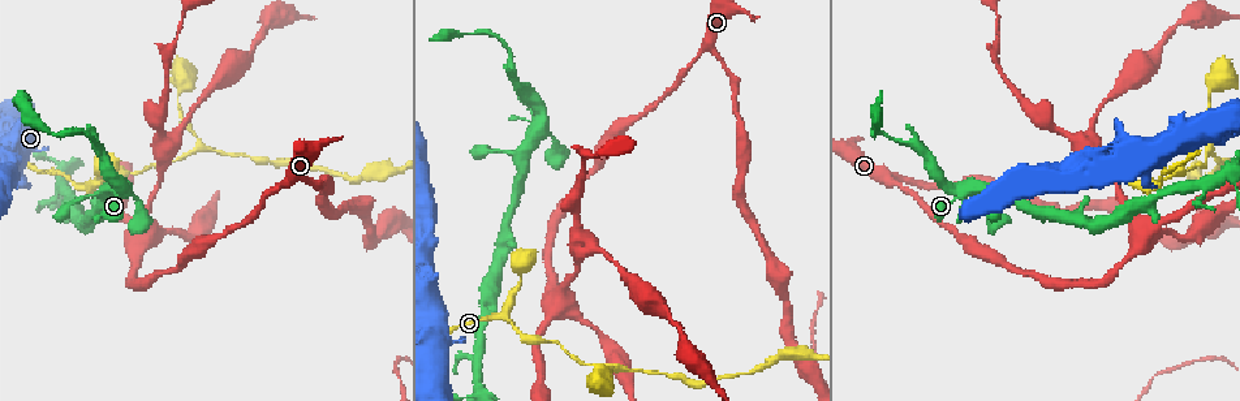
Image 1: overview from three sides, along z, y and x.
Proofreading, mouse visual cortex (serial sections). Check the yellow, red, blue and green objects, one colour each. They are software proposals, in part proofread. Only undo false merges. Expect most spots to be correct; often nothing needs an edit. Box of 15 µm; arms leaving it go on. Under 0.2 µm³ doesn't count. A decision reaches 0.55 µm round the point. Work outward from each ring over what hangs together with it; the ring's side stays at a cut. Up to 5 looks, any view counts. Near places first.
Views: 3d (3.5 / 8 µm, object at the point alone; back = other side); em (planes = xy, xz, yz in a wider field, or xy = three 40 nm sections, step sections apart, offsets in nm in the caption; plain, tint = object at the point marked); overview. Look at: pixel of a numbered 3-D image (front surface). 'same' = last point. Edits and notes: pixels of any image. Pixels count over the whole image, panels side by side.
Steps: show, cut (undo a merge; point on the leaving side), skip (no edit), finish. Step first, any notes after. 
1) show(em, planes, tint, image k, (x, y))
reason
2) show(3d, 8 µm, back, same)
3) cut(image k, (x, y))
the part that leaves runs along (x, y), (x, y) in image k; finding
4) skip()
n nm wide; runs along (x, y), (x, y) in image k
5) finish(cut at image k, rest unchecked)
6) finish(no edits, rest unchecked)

show(3d, 3.5 µm, image 1, (557, 311))

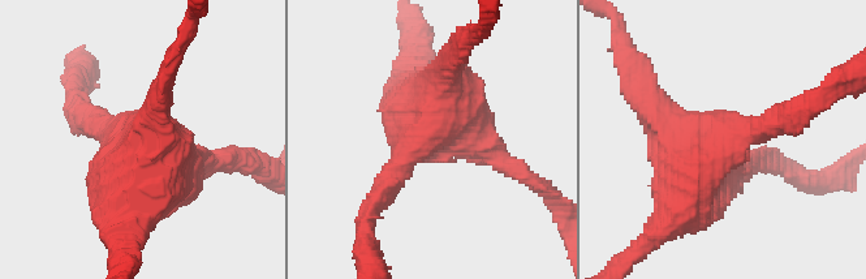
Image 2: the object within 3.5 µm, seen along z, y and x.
show(em, xy, step 3, tint, image 2, (424, 131))

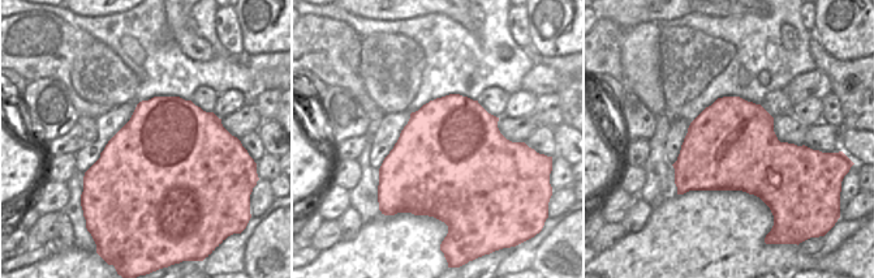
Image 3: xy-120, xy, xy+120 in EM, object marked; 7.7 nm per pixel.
skip()
continuous, no second cell

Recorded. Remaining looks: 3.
show(3d, 8 µm, back, image 1, (614, 369))
thin neck

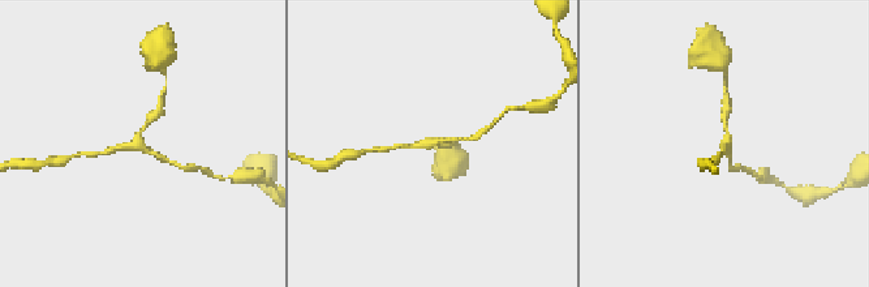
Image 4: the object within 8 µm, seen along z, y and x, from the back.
show(em, xy, step 5, tint, image 4, (728, 149))
3 arms; arms of 150, 150, 150 nm; now the EM

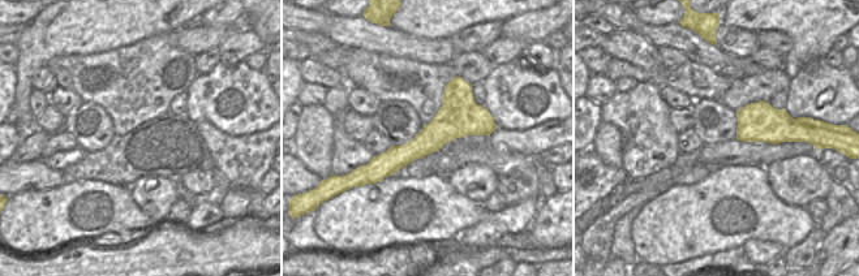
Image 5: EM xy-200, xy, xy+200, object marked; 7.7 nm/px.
skip()
runs along (468, 87), (419, 147), (373, 179) in image 5; continuous, no second cell

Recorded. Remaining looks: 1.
finish(no edits, rest unchecked)

